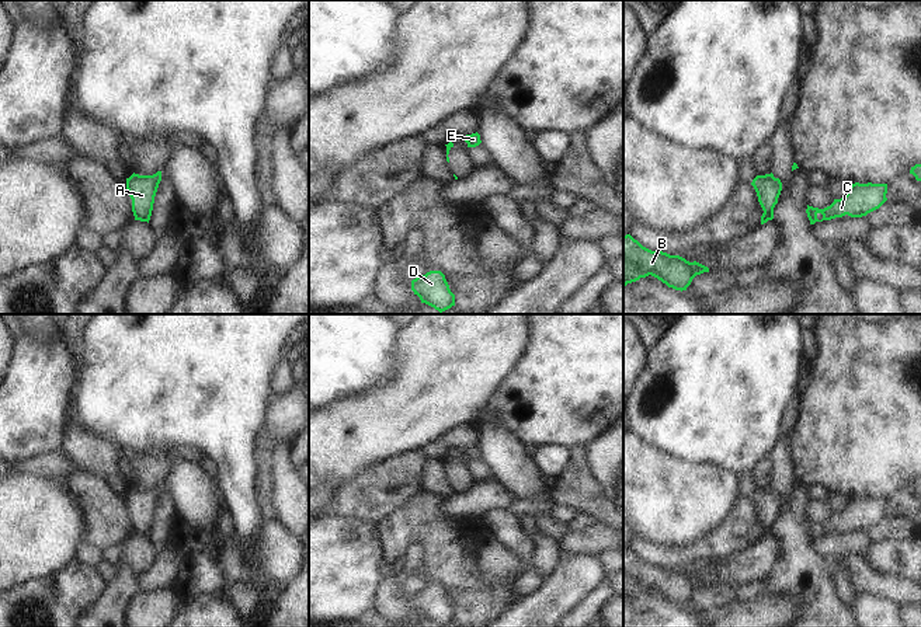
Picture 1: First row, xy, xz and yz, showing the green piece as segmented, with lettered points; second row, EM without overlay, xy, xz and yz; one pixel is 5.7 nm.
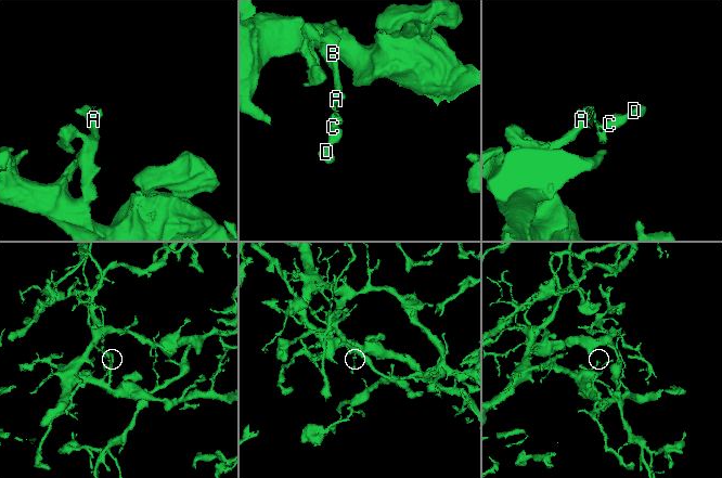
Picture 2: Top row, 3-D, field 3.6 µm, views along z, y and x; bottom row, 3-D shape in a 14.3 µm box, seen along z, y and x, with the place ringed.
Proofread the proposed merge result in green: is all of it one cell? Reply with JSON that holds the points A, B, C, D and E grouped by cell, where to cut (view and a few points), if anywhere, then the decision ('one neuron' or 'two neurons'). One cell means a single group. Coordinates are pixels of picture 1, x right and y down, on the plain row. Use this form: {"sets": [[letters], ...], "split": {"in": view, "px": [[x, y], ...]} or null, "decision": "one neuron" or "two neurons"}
{"sets": [["A", "B", "E"], ["C", "D"]], "split": {"in": "xz", "px": [[447, 460], [449, 462]]}, "decision": "two neurons"}

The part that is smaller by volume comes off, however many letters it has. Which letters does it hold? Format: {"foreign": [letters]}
{"foreign": ["C", "D"]}

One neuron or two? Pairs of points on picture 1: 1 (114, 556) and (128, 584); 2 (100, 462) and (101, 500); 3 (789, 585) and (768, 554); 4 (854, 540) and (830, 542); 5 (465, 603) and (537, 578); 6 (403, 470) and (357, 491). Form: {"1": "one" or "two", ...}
{"1": "two", "2": "two", "3": "two", "4": "one", "5": "two", "6": "one"}

